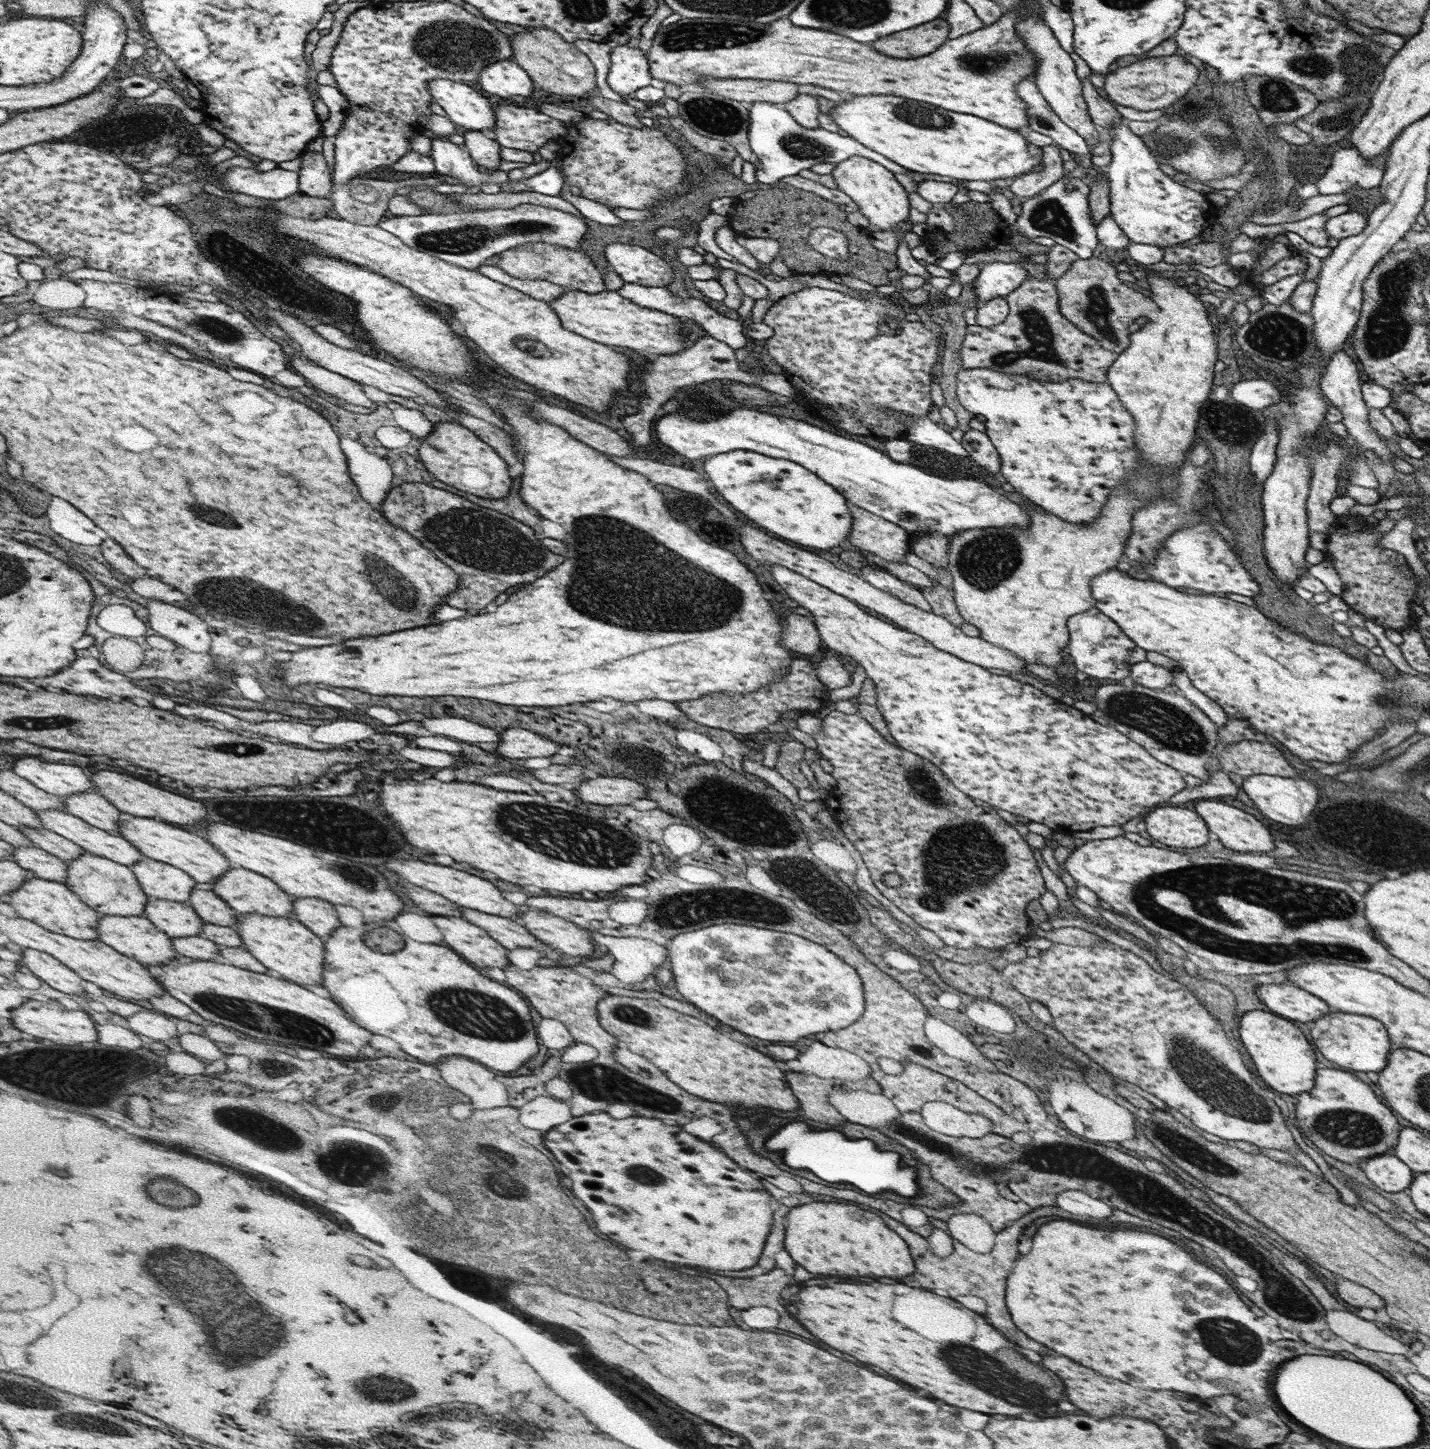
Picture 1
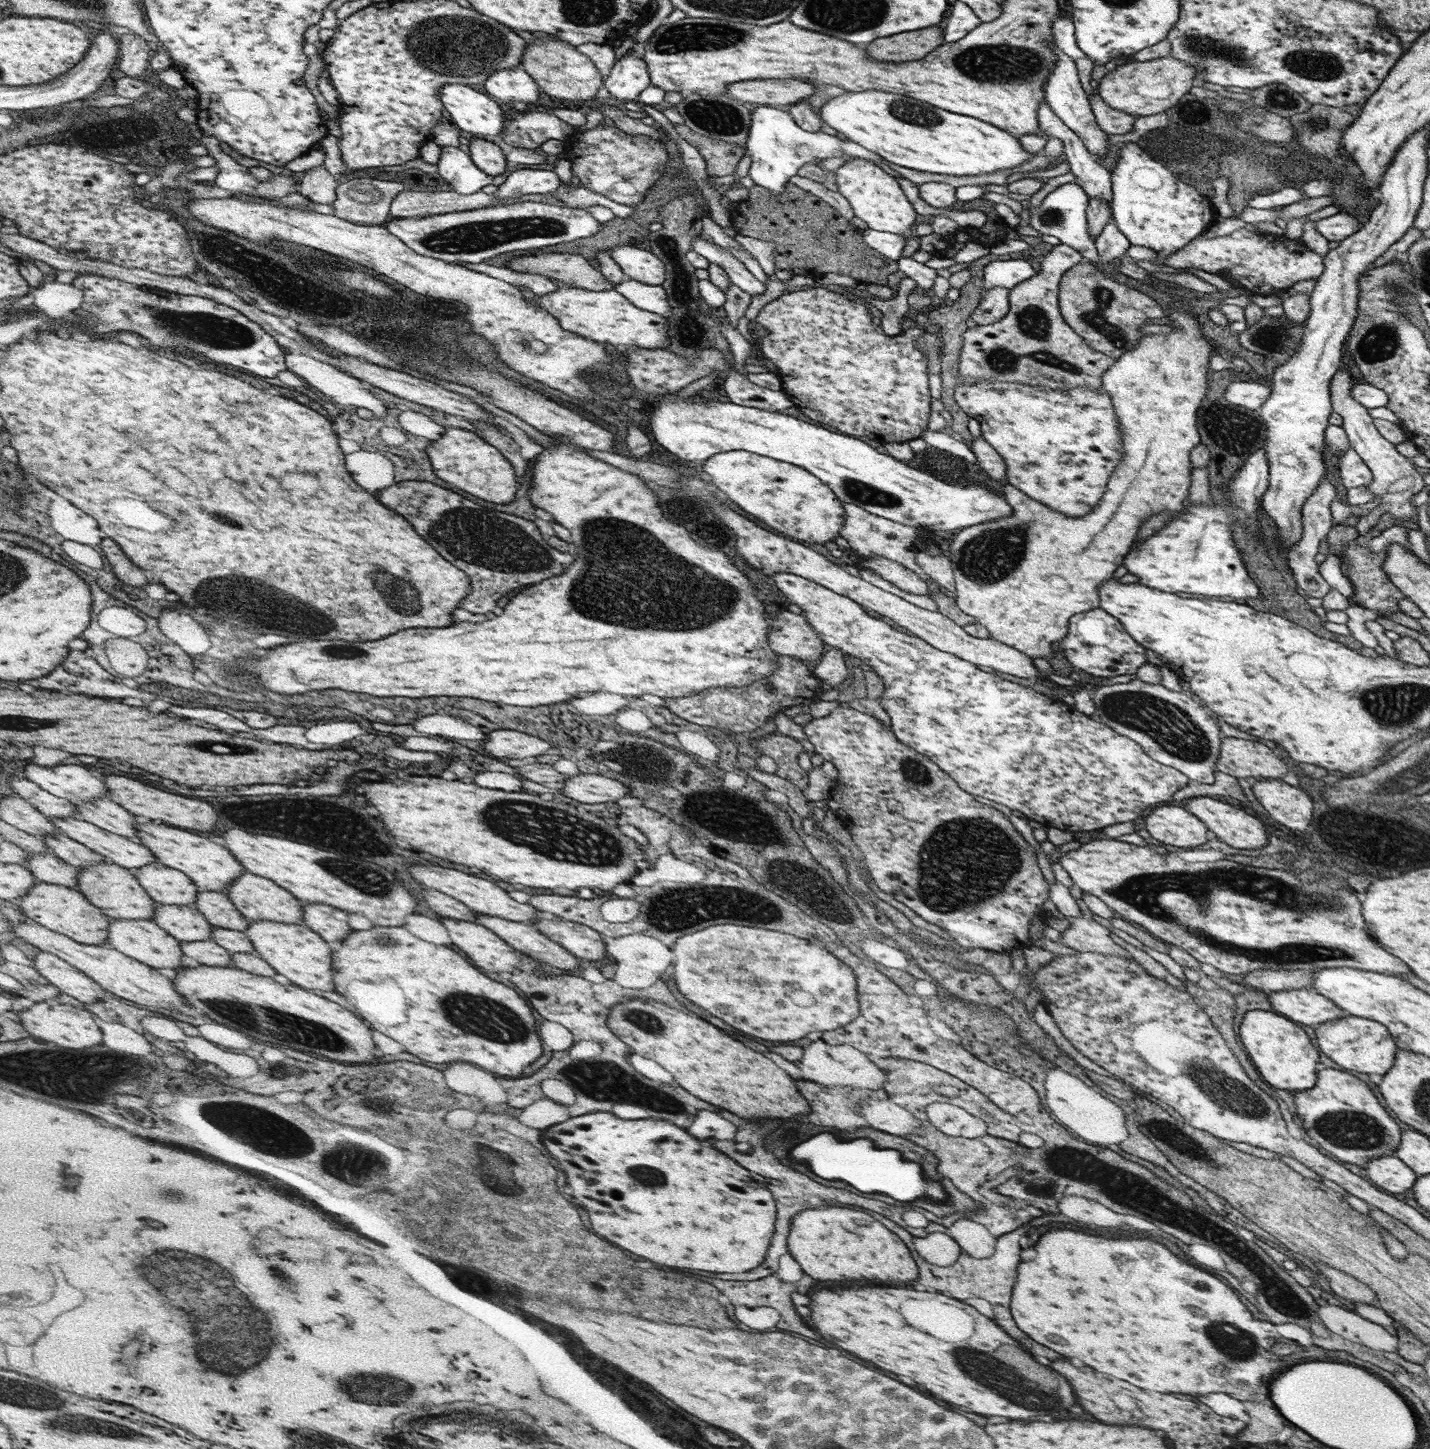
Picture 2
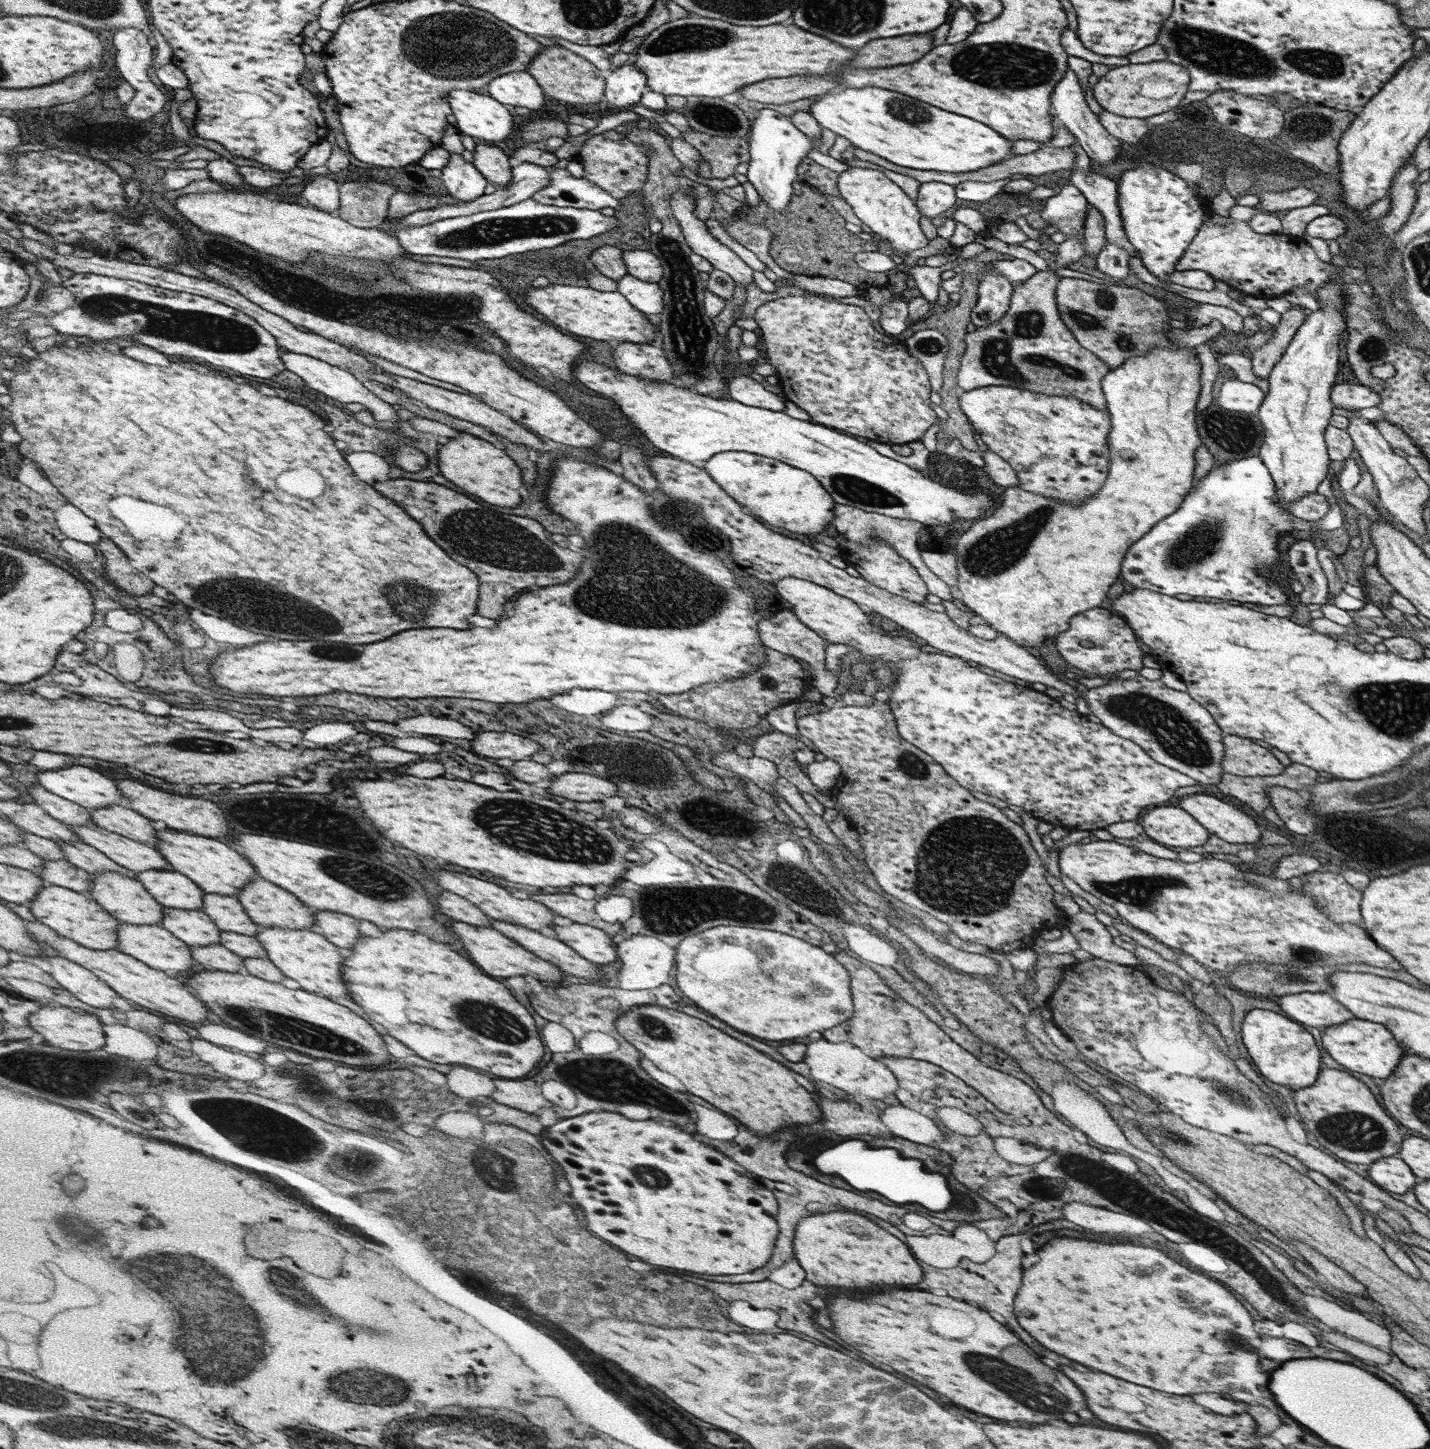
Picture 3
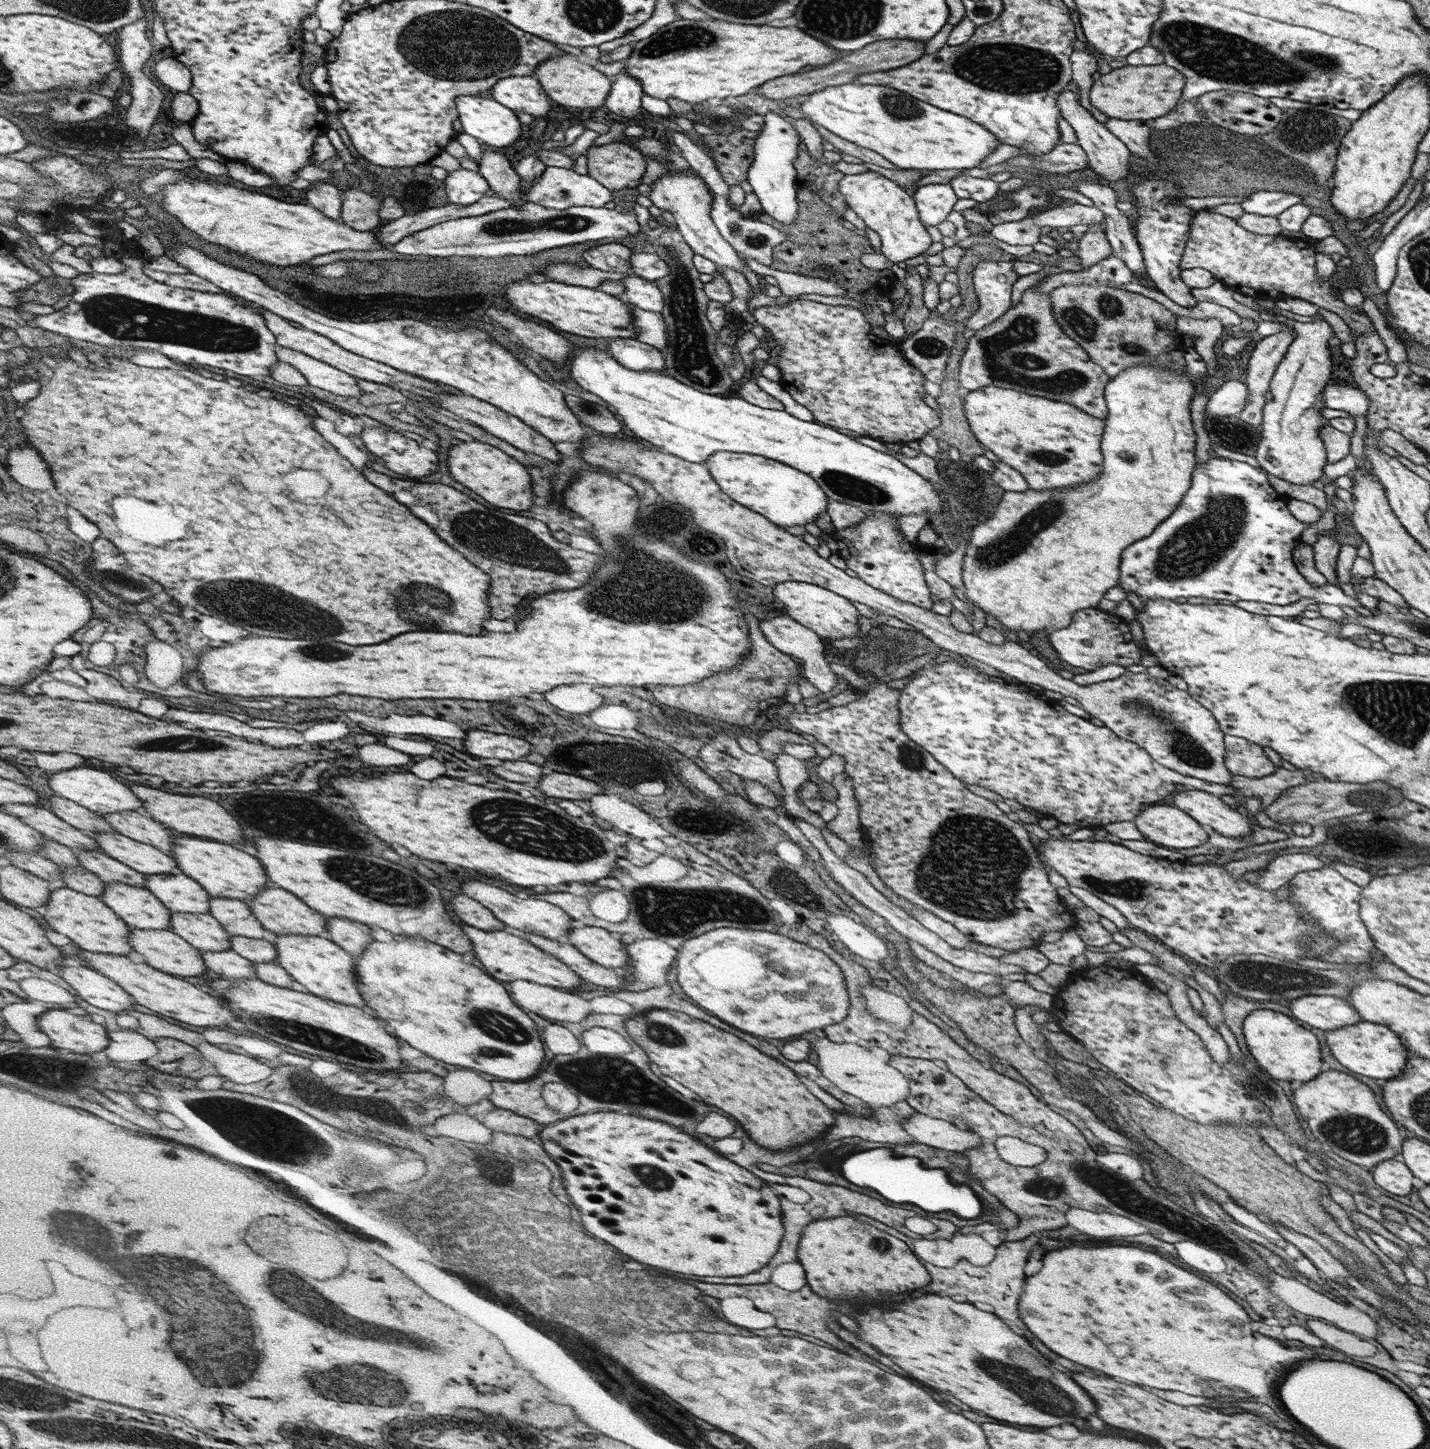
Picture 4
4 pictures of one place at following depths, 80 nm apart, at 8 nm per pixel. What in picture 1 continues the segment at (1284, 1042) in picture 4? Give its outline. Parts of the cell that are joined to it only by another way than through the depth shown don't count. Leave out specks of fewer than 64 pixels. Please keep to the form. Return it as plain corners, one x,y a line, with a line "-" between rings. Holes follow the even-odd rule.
1252,1010
1242,1015
1239,1026
1240,1040
1250,1054
1256,1072
1269,1089
1277,1094
1284,1093
1297,1096
1312,1090
1315,1084
1316,1054
1308,1038
1293,1021
1271,1012

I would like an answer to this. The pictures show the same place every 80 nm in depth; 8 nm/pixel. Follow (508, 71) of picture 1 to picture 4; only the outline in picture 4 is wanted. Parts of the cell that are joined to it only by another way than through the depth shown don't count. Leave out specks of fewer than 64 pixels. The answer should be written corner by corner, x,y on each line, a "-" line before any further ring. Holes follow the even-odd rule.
511,76
496,81
492,87
492,99
517,112
532,117
545,117
550,112
550,100
544,94
539,79
528,76

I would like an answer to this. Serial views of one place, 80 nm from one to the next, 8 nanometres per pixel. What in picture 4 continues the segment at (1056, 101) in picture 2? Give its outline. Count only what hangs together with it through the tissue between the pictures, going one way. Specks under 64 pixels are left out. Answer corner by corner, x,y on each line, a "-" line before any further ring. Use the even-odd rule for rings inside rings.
1073,80
1065,86
1058,100
1059,109
1063,112
1062,118
1072,126
1077,136
1077,143
1085,150
1089,165
1100,175
1100,178
1110,181
1124,178
1130,172
1129,148
1117,136
1110,133
1105,124
1100,124
1093,118
1091,112
1080,103
1079,94
1078,84

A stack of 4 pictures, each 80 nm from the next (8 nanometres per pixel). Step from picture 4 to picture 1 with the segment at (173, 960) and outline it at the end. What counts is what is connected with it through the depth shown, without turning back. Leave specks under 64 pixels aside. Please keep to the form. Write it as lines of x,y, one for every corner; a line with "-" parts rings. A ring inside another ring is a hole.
104,915
100,919
99,926
100,939
109,946
116,948
122,954
130,955
138,962
145,966
160,966
160,964
168,964
174,956
174,945
172,938
168,934
164,934
151,919
142,916
116,916

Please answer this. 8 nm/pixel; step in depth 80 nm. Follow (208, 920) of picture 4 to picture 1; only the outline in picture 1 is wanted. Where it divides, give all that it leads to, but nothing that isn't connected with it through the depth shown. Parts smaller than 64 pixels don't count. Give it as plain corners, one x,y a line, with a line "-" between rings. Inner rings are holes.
151,897
144,915
171,938
192,938
196,935
202,937
204,922
188,902
165,901

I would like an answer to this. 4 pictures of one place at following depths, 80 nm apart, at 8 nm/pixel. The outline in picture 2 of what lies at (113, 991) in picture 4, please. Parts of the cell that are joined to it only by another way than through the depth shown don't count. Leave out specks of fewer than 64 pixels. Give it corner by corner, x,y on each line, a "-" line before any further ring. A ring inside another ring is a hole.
41,951
35,960
38,971
45,976
46,981
63,992
90,1005
99,1001
104,1002
103,997
108,994
108,990
85,972
60,958
60,955
-
98,985
100,985
100,991
98,991

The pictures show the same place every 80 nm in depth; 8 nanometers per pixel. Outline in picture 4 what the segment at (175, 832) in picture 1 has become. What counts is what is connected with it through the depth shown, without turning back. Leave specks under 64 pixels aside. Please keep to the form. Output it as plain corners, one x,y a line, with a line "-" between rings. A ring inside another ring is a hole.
174,834
172,858
178,862
180,870
206,889
210,897
233,898
250,902
266,885
272,885
258,858
236,850
234,846
220,844
215,840
202,840
202,837

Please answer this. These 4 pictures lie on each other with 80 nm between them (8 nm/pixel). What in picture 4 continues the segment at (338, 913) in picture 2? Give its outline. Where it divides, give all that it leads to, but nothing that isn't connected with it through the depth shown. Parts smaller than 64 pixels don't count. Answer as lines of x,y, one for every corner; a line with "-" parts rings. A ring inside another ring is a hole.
327,917
327,929
321,934
323,938
339,944
344,951
359,955
368,948
367,944
374,942
368,925
352,919

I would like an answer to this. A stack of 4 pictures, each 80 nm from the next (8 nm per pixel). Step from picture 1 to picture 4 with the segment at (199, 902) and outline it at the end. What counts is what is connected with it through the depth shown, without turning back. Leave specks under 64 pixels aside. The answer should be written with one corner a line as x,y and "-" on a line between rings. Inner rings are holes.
210,897
209,913
215,916
230,936
268,939
274,936
253,915
248,902
233,898

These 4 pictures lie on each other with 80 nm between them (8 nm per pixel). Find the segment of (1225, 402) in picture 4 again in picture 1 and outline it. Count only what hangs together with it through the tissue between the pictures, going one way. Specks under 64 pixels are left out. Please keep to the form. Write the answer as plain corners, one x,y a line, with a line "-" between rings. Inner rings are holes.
1245,379
1232,387
1232,398
1254,410
1264,410
1281,401
1281,392
1268,379

